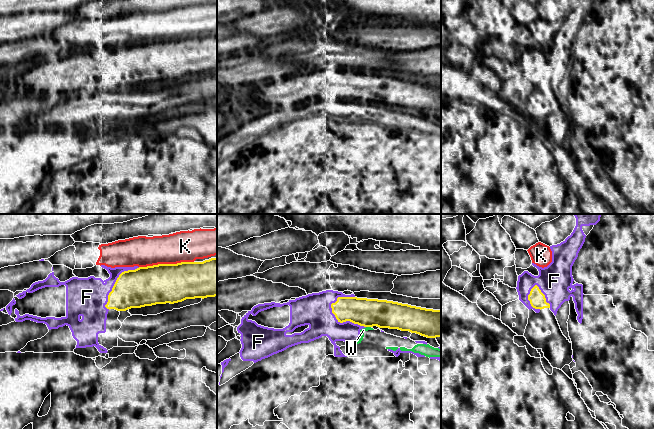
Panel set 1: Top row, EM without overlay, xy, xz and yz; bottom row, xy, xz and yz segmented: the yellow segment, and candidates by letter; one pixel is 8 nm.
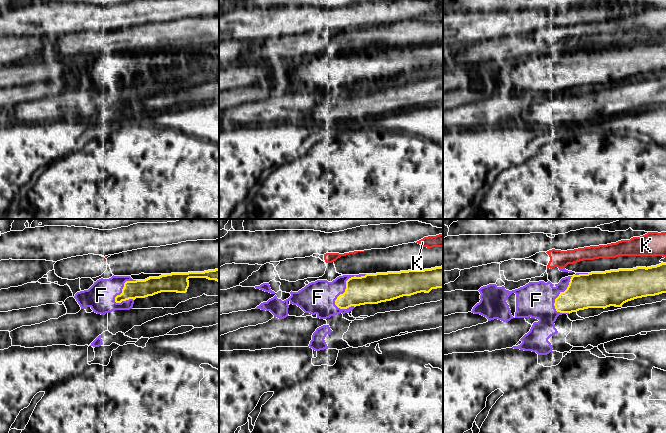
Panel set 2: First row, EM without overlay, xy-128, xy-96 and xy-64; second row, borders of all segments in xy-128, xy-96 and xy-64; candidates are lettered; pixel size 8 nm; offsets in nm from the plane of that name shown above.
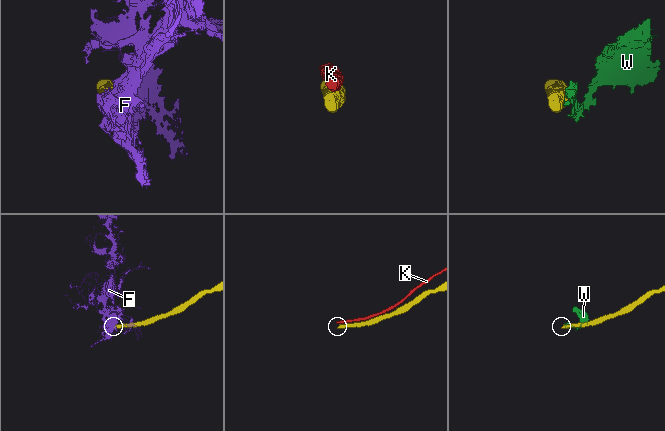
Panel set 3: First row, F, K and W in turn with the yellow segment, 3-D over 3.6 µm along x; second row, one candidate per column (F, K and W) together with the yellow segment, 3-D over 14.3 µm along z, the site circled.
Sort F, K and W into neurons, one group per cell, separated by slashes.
F W / K

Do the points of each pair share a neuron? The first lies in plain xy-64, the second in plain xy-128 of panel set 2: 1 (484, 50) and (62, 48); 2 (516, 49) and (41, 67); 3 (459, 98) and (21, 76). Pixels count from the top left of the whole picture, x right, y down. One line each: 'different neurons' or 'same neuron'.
1: same neuron
2: different neurons
3: different neurons

